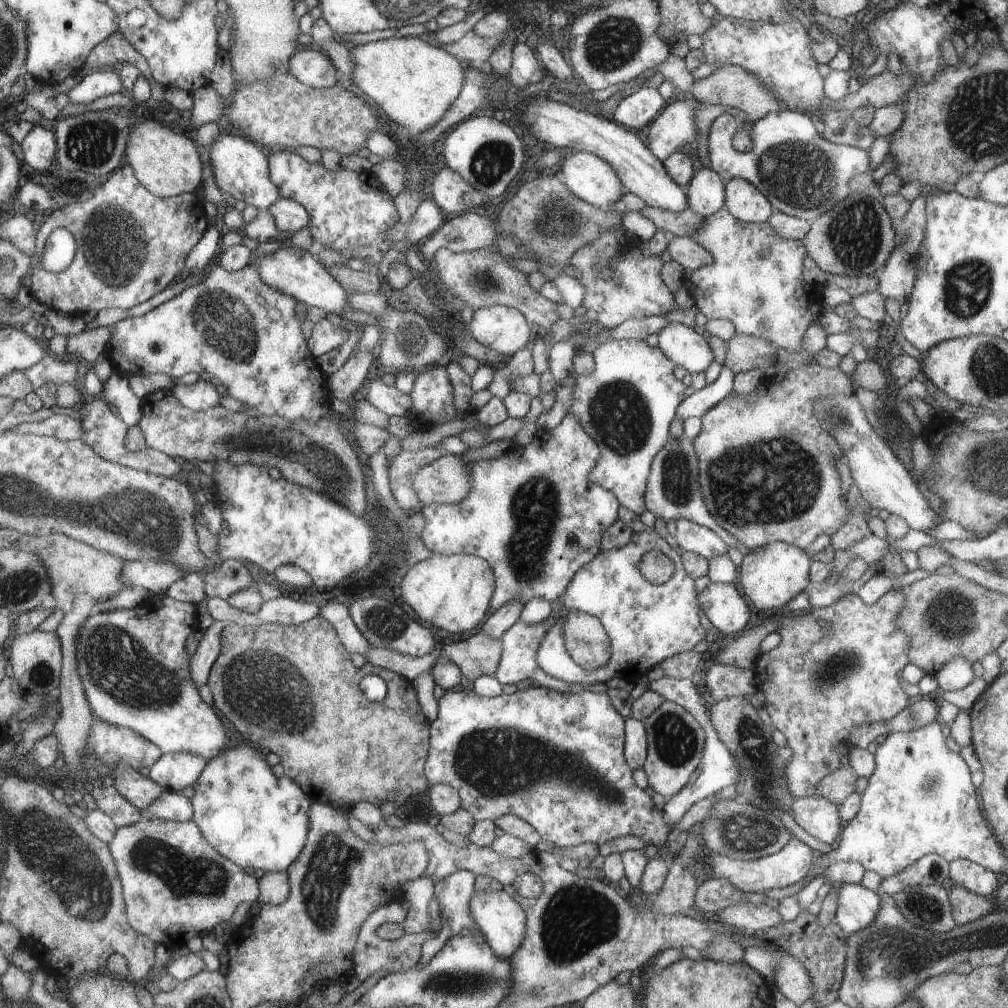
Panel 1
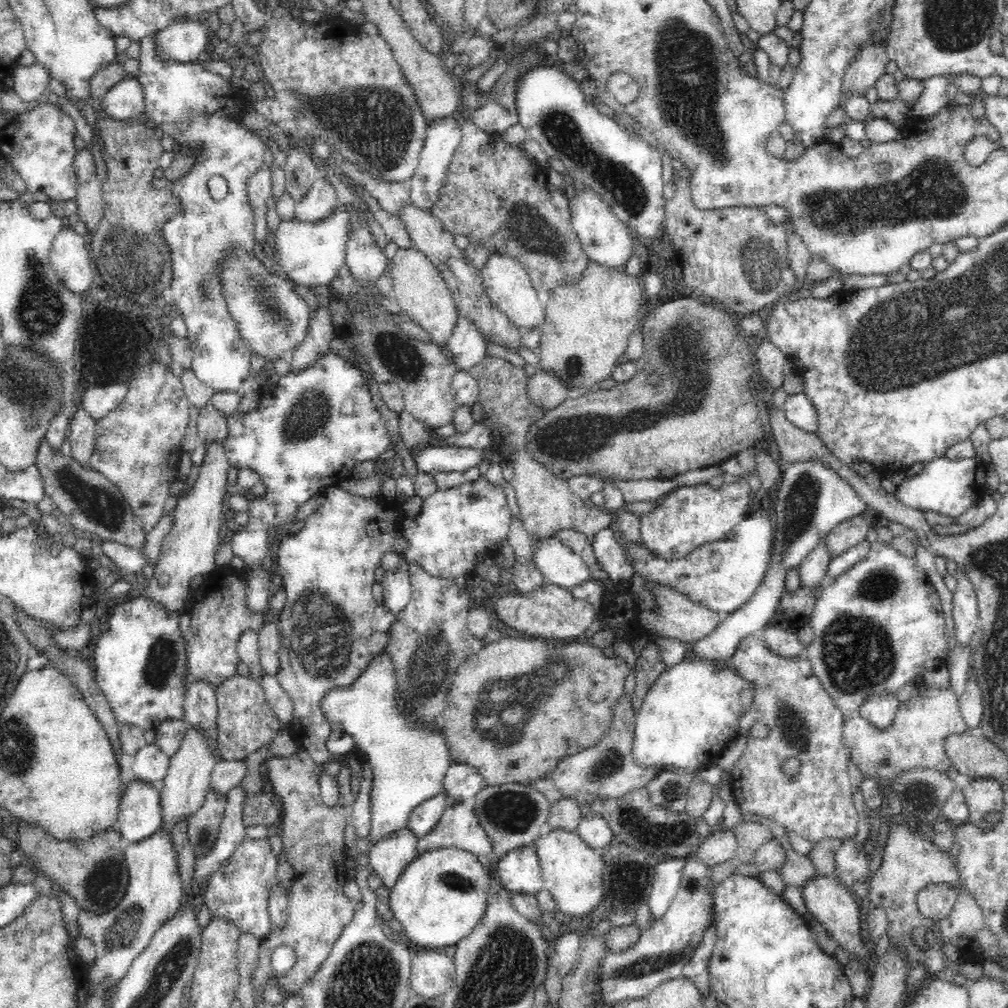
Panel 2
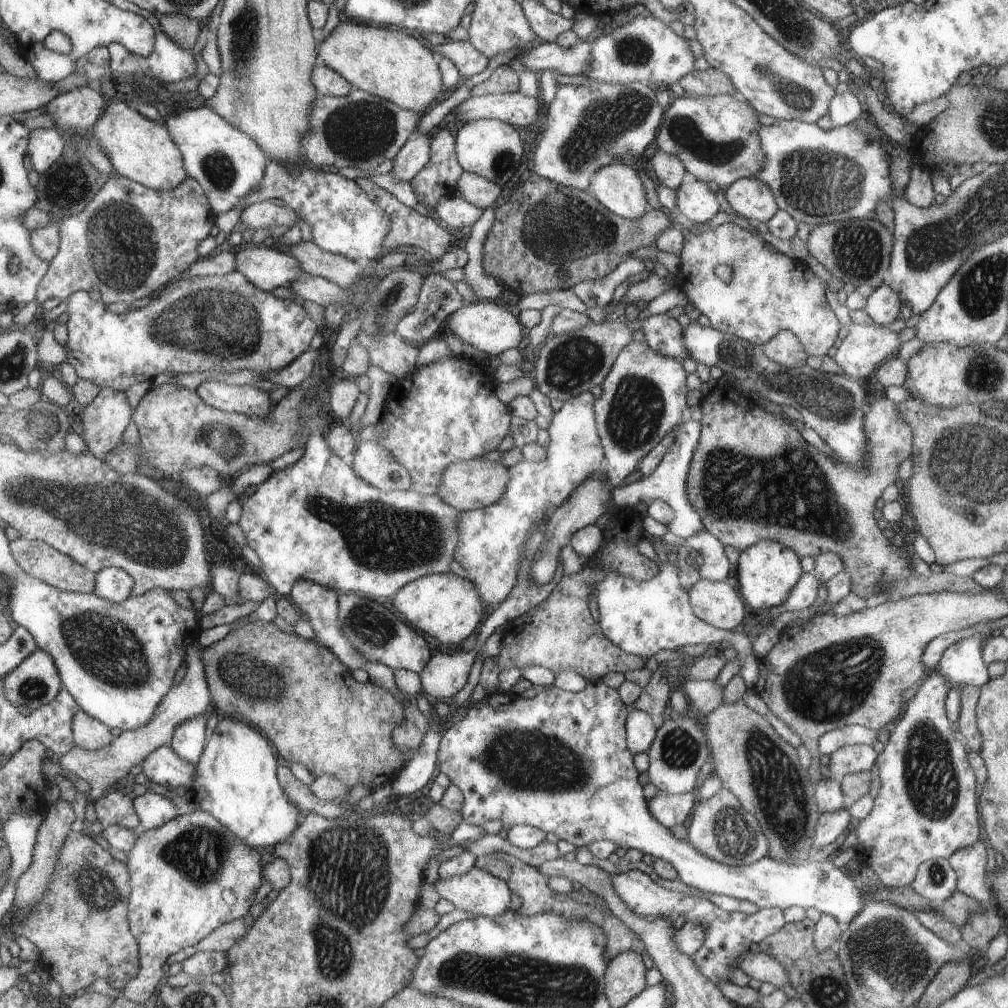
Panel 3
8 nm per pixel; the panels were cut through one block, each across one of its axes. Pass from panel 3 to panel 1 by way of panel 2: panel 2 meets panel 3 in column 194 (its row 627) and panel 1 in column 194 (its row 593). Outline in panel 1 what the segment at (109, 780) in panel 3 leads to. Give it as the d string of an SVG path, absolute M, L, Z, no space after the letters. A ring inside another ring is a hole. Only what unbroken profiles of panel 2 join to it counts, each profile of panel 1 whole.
M214 621L204 632L193 658L192 675L198 686L203 686L209 681L209 673L217 658L221 656L221 632L225 629L225 623Z

